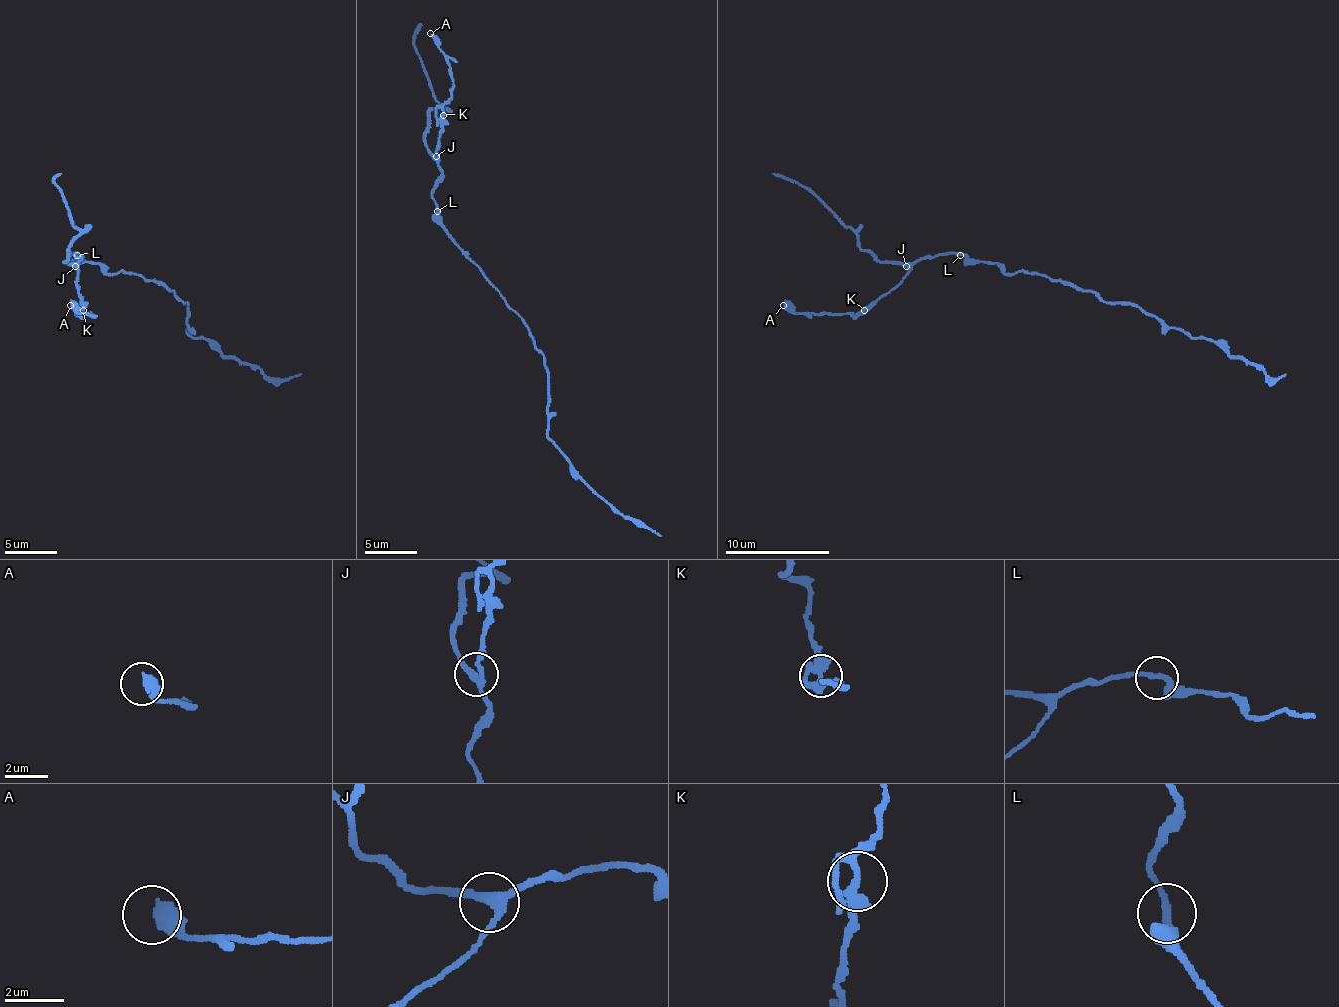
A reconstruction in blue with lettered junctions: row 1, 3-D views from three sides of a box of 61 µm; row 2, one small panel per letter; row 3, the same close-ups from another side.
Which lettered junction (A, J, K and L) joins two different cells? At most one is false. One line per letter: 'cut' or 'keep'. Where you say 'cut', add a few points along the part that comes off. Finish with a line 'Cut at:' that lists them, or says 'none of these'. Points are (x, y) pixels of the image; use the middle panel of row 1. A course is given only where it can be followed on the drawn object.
A: keep
J: keep
K: keep
L: keep
Cut at: none of these

